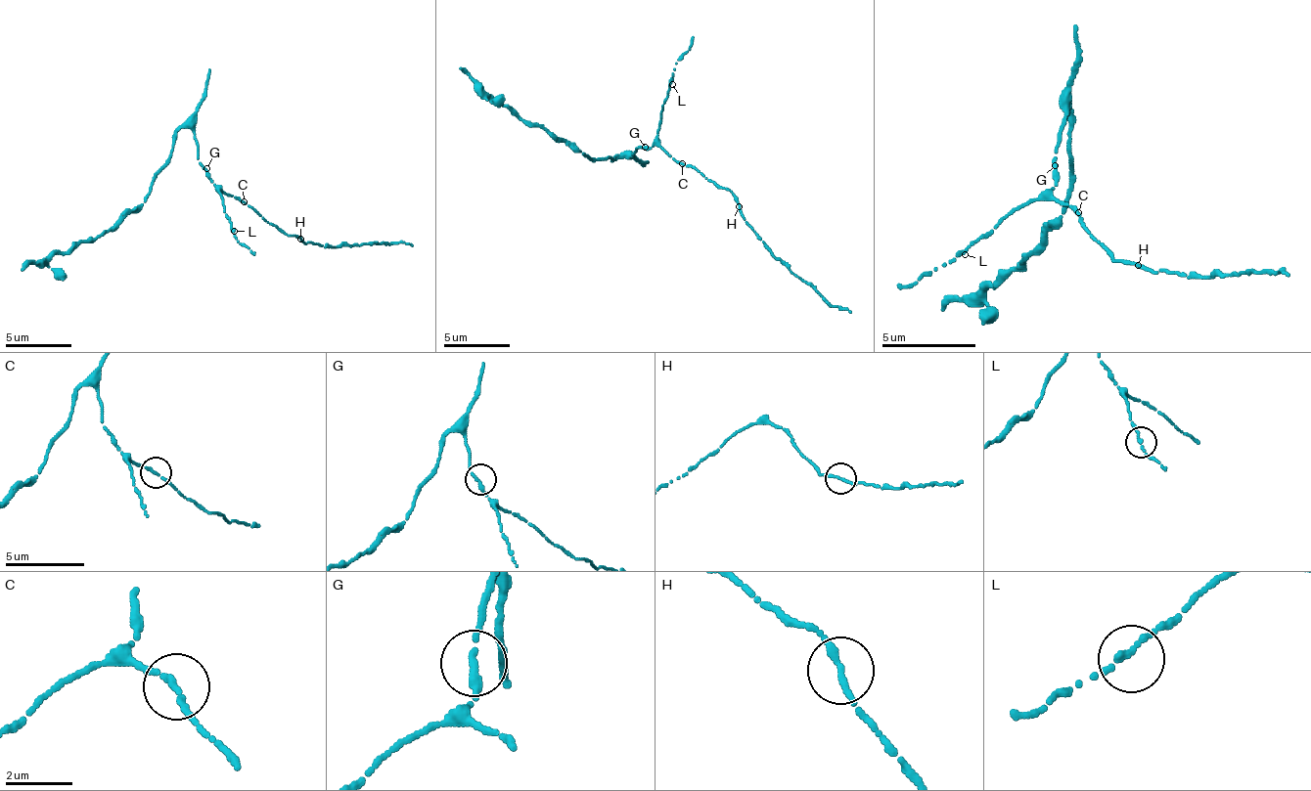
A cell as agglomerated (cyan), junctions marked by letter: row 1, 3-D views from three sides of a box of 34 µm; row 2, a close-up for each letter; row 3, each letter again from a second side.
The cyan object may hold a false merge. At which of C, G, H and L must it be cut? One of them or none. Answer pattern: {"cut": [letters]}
{"cut": []}

